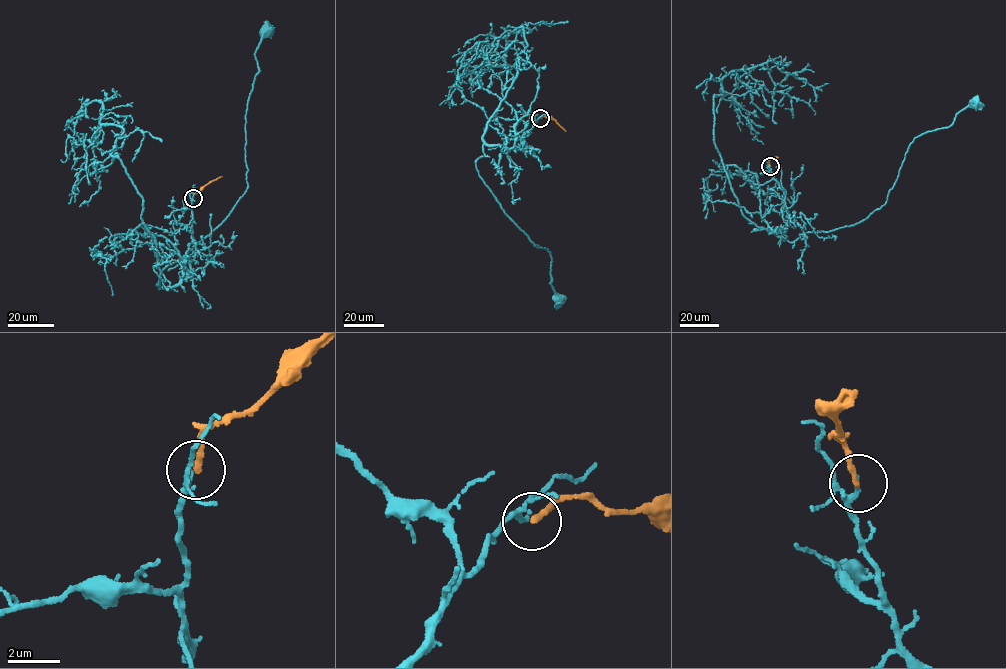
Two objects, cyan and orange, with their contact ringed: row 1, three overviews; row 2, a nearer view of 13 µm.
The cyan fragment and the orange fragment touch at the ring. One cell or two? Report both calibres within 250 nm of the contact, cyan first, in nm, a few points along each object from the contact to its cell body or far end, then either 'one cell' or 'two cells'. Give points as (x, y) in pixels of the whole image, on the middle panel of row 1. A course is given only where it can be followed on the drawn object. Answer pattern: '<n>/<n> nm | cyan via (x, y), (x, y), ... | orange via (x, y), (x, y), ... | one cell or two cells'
130/220 nm | cyan via (540, 117), (518, 149), (485, 144), (476, 162), (505, 214), (534, 245), (547, 248), (557, 298) | orange via (541, 118), (554, 119), (565, 131) | one cell

